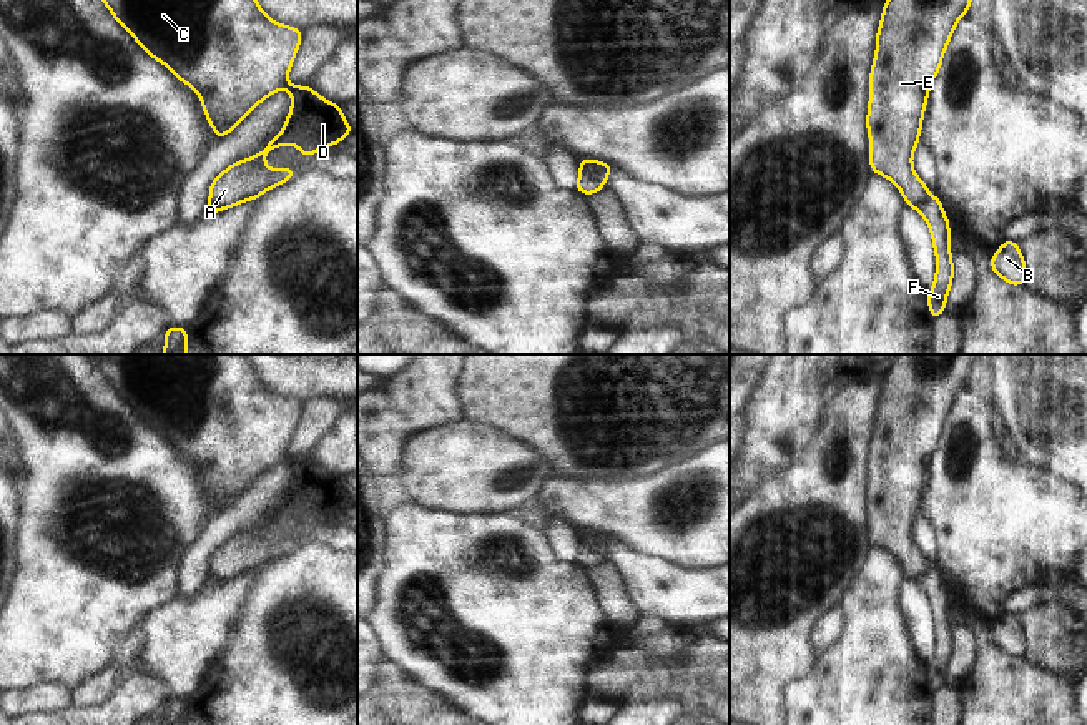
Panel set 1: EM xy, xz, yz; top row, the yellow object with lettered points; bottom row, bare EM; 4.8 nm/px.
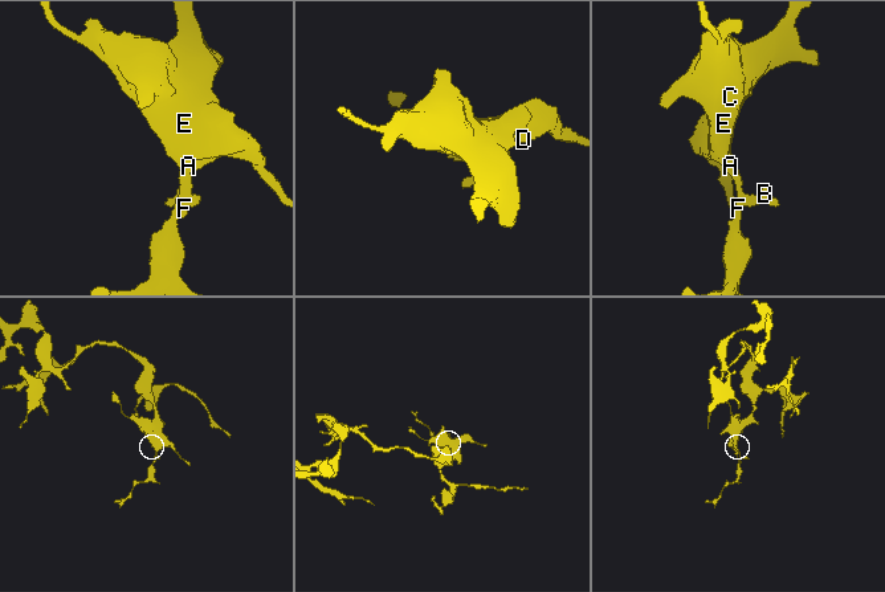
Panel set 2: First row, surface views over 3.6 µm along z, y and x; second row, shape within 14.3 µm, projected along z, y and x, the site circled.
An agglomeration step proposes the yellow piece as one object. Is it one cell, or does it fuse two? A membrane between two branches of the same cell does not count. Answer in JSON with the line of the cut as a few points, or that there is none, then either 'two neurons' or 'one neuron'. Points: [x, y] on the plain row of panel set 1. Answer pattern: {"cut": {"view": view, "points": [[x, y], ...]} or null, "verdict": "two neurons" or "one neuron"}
{"cut": {"view": "xz", "points": [[580, 541], [602, 559]]}, "verdict": "two neurons"}

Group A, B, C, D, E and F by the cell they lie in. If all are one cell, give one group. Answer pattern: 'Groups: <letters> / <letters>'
Groups: A C D E / B F.

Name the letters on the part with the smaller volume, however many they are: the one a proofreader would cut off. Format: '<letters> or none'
B, F

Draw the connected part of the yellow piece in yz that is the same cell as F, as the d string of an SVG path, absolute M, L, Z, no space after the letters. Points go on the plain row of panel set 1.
M929 569L917 584L931 602L932 620L936 624L936 652L932 655L932 662L927 665L929 687L931 692L936 693L942 685L946 685L946 670L954 650L954 637L949 619L951 594L944 587L942 574L937 569Z

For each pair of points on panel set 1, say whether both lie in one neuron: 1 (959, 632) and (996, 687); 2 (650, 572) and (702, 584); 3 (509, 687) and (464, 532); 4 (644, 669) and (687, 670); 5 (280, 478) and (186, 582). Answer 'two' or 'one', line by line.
1: two
2: one
3: one
4: one
5: one

